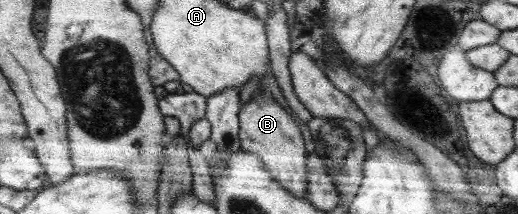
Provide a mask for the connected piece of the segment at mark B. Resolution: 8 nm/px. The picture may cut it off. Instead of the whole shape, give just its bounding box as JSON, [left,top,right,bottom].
[238,89,309,198]

